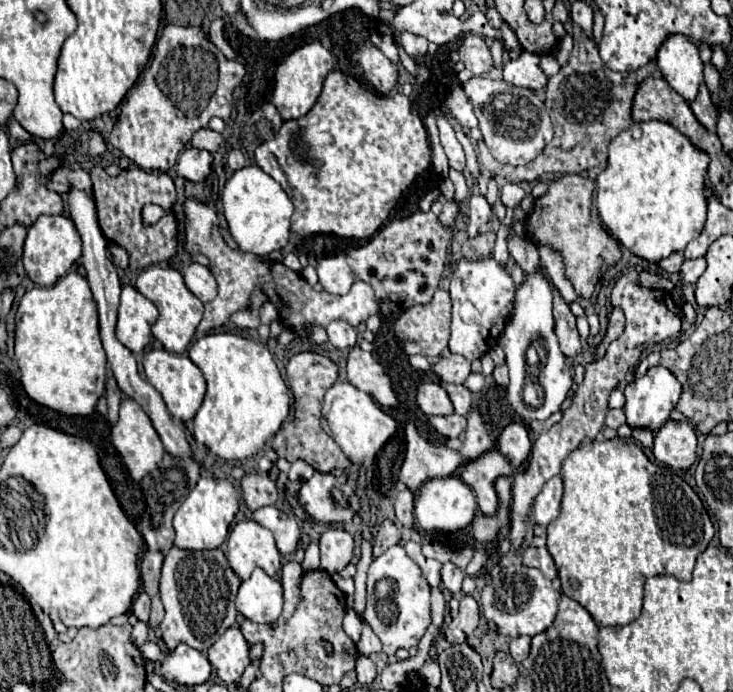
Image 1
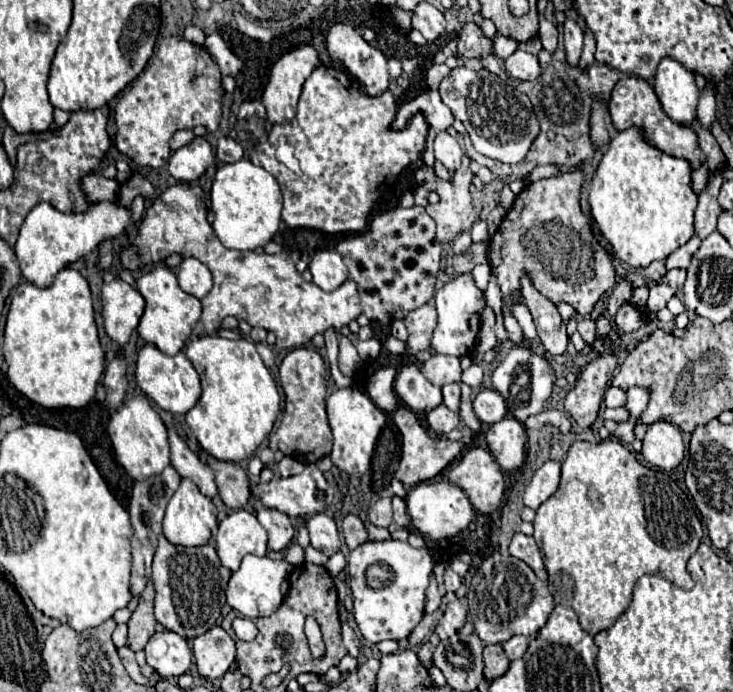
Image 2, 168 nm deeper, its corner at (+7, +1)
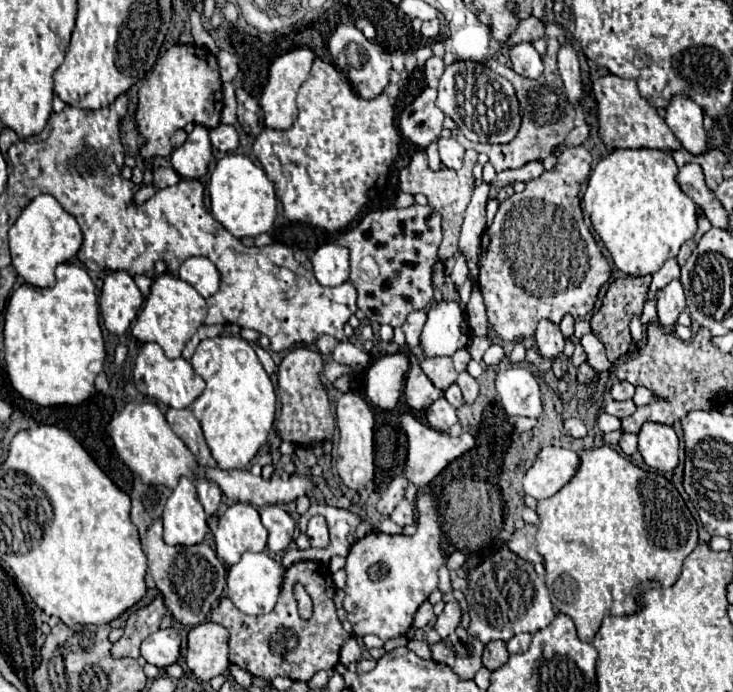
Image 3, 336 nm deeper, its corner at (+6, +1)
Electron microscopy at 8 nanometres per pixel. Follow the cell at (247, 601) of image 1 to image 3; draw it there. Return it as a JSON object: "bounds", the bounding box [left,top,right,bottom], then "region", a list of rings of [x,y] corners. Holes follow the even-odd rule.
{"bounds":[227,552,283,616],"region":[[[245,552],[241,556],[241,560],[237,564],[233,564],[227,572],[227,596],[231,598],[231,602],[245,614],[251,616],[259,616],[259,614],[267,614],[275,608],[279,590],[281,590],[281,574],[283,574],[283,566],[271,558],[267,552]]]}

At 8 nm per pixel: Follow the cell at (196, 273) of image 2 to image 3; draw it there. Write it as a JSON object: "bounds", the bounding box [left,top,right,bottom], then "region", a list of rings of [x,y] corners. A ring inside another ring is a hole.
{"bounds":[179,258,219,298],"region":[[[189,258],[179,268],[179,278],[191,284],[203,298],[219,290],[219,272],[209,258]]]}

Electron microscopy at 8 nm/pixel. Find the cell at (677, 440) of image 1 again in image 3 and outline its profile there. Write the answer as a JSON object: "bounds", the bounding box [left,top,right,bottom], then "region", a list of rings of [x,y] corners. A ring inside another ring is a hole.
{"bounds":[639,422,679,472],"region":[[[647,422],[639,430],[639,452],[645,464],[653,470],[671,472],[675,470],[679,458],[679,438],[671,426]]]}

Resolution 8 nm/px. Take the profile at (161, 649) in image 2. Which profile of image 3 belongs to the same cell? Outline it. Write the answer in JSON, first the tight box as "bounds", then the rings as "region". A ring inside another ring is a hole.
{"bounds":[141,628,181,668],"region":[[[165,628],[149,634],[141,644],[141,656],[157,668],[167,668],[179,658],[181,638],[175,628]]]}

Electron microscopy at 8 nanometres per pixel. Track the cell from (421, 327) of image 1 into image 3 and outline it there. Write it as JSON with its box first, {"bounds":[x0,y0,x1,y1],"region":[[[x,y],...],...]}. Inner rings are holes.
{"bounds":[403,310,427,346],"region":[[[417,310],[417,312],[411,312],[403,324],[403,332],[405,332],[405,340],[409,346],[417,346],[419,344],[419,336],[421,336],[421,330],[423,330],[423,324],[425,324],[425,318],[427,314],[423,310]]]}

